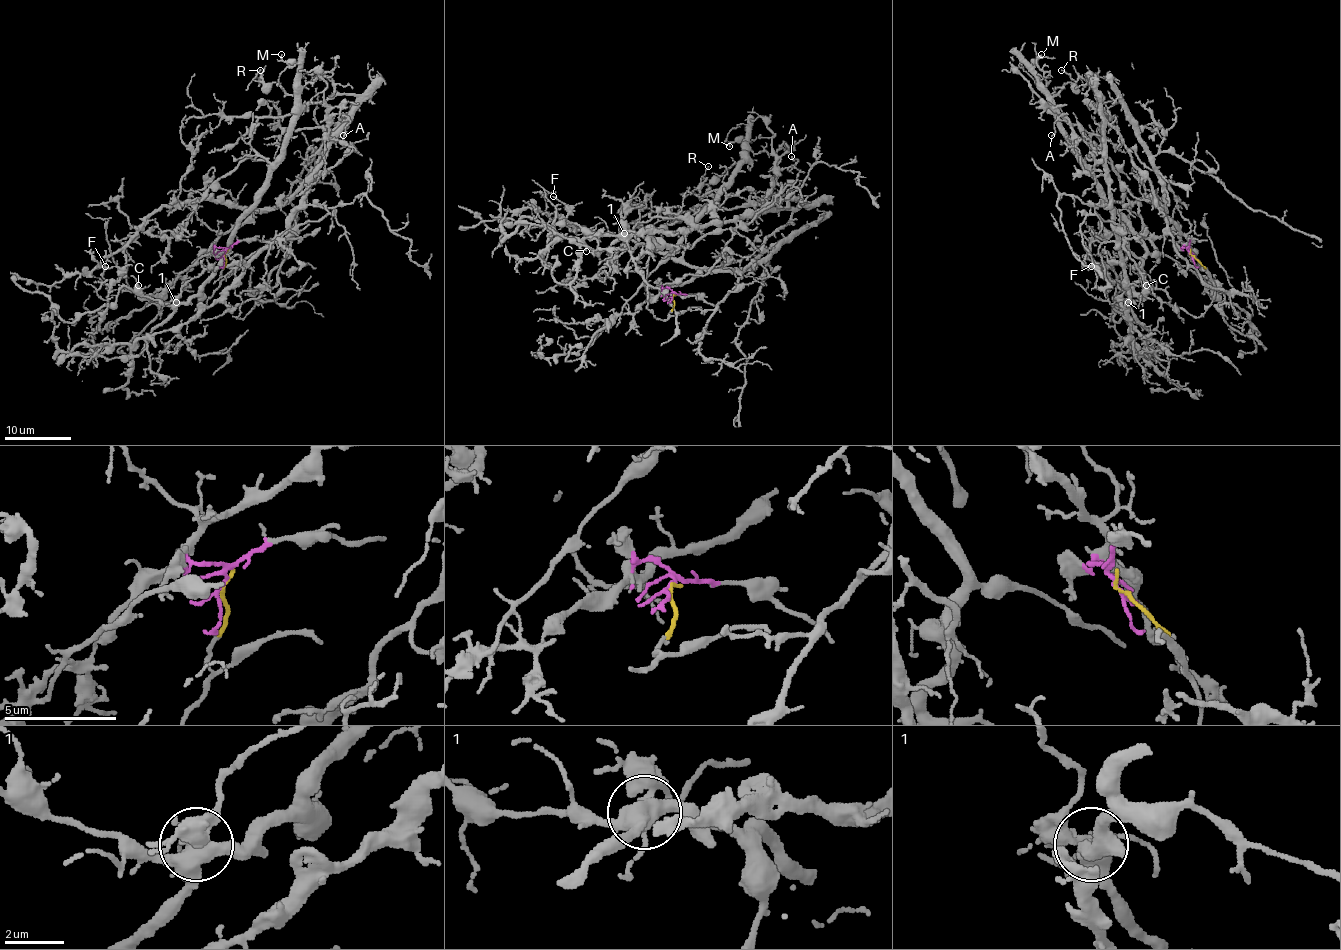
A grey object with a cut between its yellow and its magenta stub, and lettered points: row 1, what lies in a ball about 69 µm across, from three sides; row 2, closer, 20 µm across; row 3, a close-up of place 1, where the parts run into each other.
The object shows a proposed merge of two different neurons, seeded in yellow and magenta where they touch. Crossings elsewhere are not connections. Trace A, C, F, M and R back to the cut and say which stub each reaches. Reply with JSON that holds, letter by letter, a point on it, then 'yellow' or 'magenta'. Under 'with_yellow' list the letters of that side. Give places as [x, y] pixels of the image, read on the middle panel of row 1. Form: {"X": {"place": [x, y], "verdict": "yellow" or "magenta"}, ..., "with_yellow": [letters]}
{"A": {"place": [791, 156], "verdict": "magenta"}, "C": {"place": [586, 251], "verdict": "yellow"}, "F": {"place": [553, 196], "verdict": "magenta"}, "M": {"place": [729, 146], "verdict": "yellow"}, "R": {"place": [708, 166], "verdict": "yellow"}, "with_yellow": ["C", "M", "R"]}

